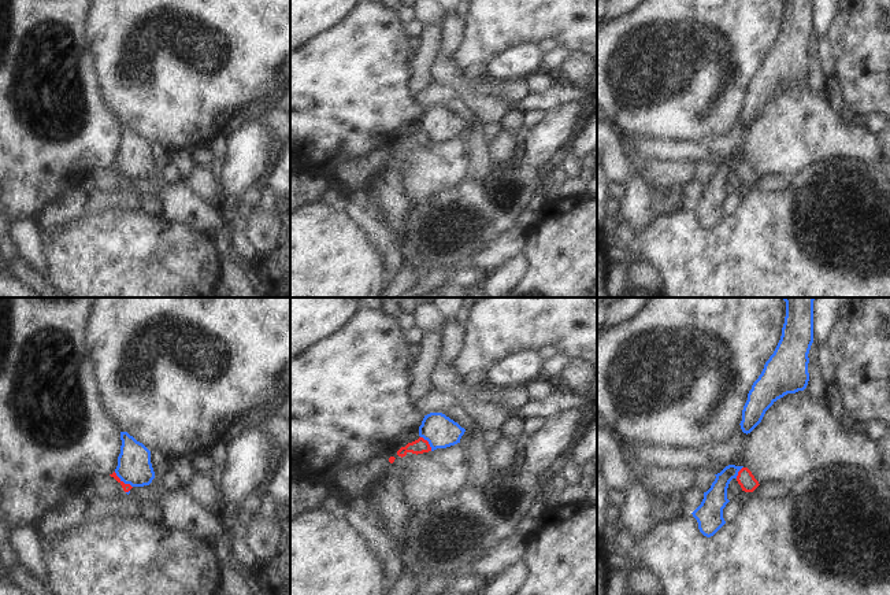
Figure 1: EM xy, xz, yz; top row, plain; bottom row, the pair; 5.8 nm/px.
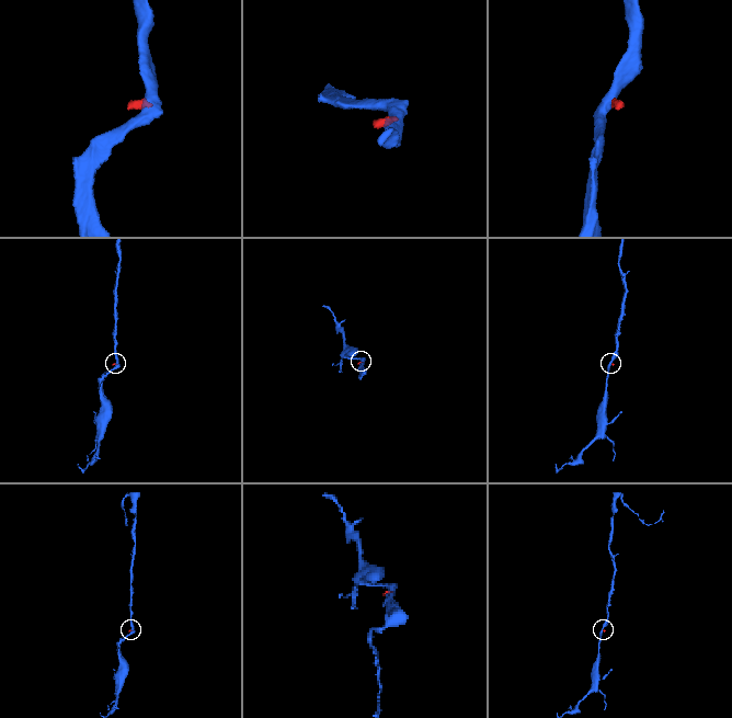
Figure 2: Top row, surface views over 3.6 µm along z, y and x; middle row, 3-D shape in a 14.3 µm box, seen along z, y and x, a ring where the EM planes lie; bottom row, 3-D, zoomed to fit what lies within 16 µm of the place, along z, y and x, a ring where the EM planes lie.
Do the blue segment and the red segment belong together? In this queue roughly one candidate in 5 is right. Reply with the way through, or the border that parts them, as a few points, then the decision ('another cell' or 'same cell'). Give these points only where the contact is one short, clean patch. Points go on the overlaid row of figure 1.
along xy (114, 472), (132, 487) | another cell

